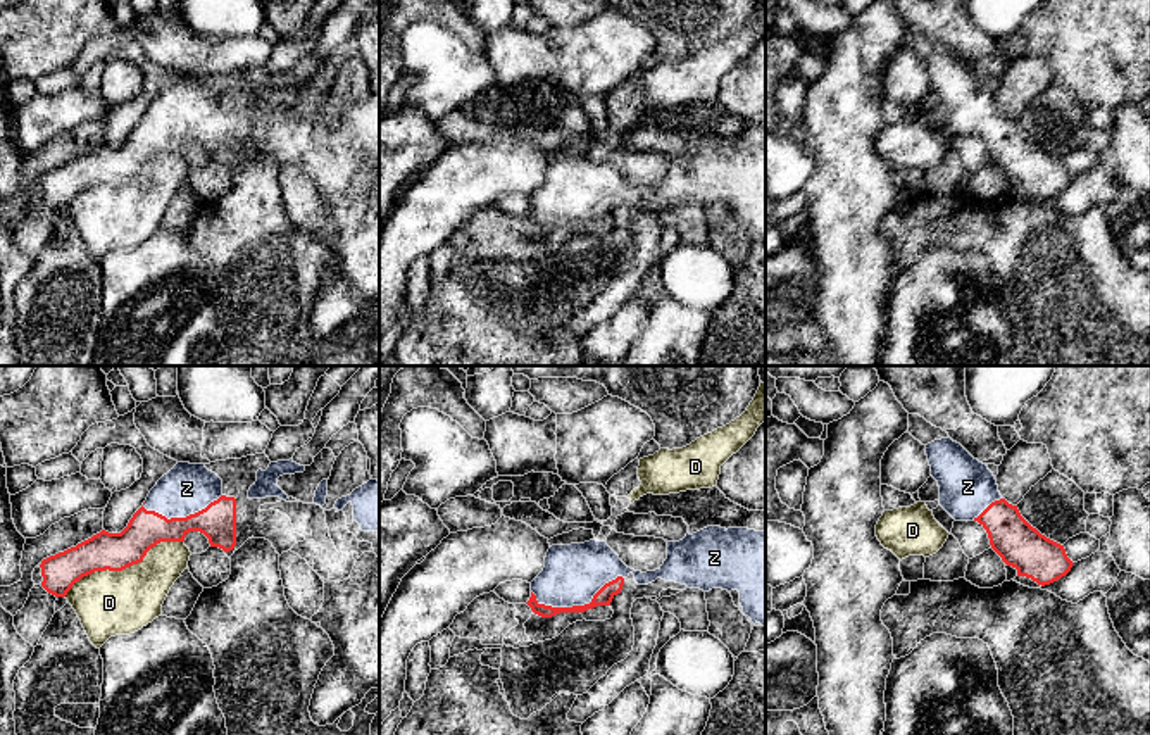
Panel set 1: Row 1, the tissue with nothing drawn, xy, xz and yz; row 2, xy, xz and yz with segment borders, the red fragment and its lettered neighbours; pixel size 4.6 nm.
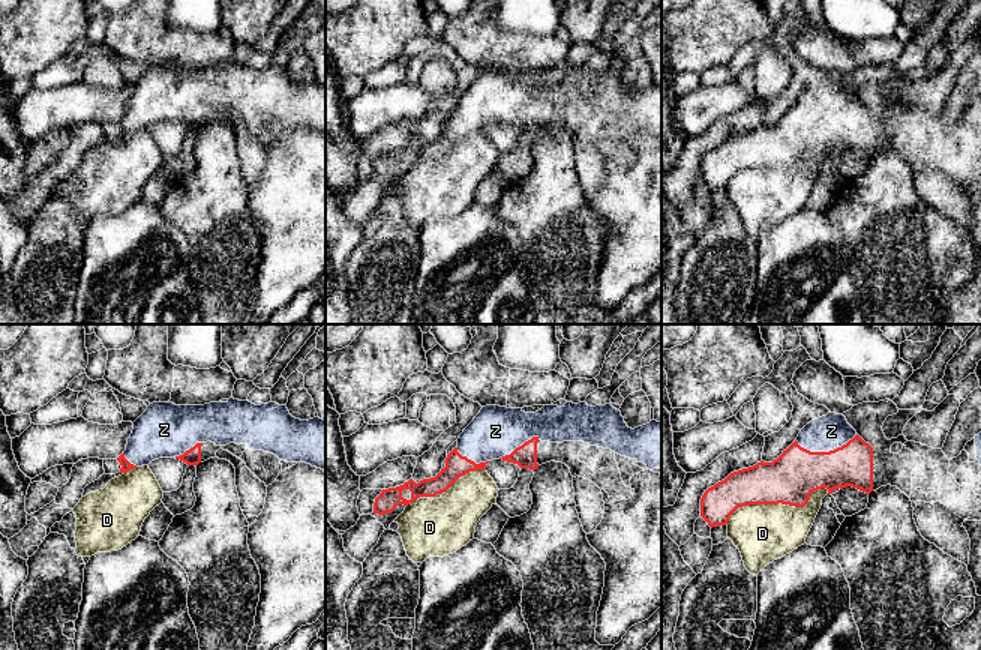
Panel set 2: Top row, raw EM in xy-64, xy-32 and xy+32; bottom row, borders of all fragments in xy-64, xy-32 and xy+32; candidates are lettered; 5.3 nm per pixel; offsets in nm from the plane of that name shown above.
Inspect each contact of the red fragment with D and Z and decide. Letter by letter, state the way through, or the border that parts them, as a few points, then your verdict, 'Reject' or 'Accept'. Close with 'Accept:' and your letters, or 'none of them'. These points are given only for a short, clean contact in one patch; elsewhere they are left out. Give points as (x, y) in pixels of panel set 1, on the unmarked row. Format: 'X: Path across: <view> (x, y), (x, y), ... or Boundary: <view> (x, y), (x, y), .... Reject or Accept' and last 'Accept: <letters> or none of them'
D: Reject
Z: Path across: xz (606, 207), (576, 219), (573, 187). Accept
Accept: Z

